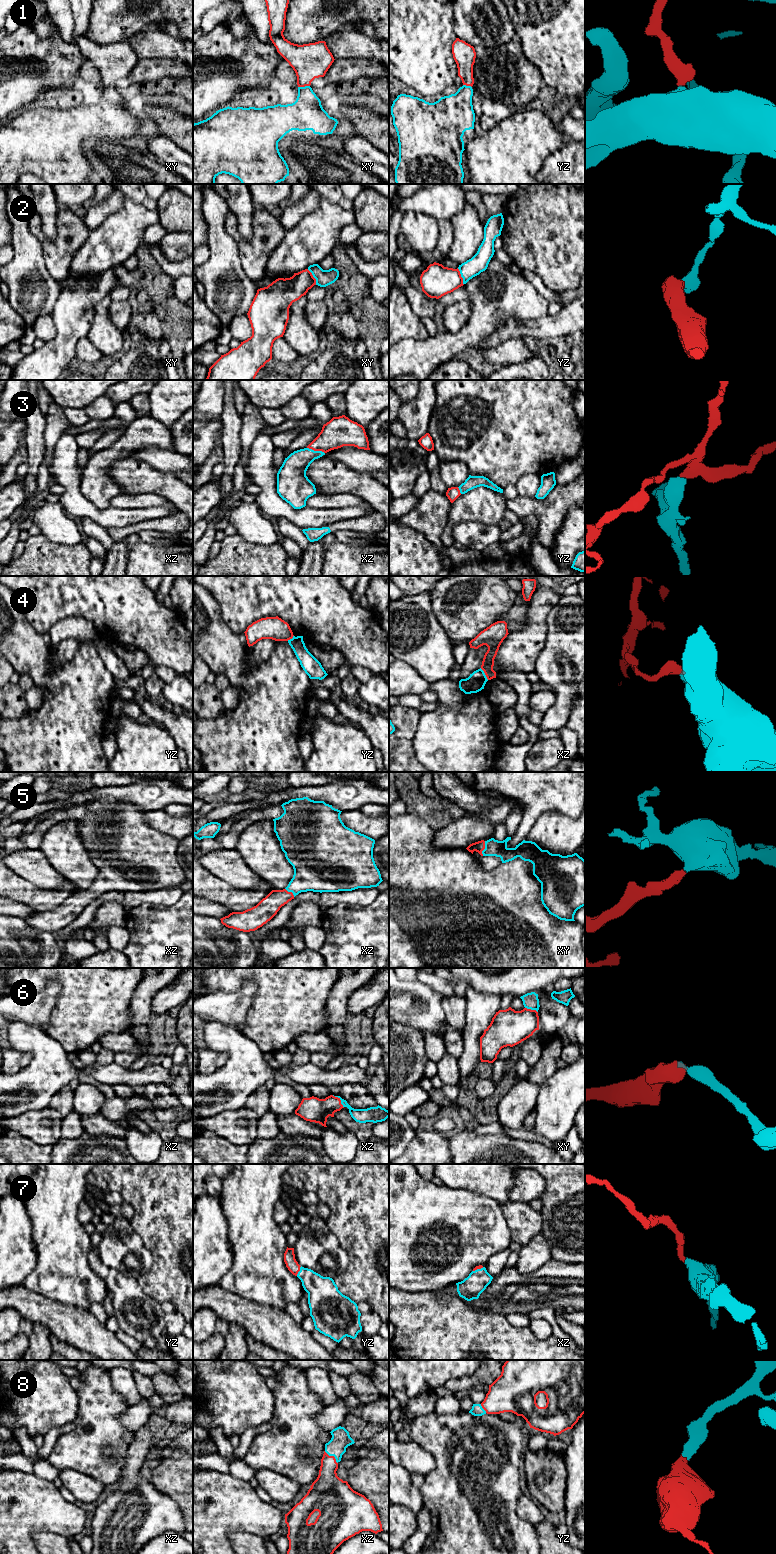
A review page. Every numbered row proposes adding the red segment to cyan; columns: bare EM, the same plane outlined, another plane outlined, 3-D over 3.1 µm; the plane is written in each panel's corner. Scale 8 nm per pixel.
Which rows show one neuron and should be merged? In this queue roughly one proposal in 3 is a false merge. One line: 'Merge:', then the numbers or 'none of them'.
Merge: 1, 3, 5, 6, 7, 8

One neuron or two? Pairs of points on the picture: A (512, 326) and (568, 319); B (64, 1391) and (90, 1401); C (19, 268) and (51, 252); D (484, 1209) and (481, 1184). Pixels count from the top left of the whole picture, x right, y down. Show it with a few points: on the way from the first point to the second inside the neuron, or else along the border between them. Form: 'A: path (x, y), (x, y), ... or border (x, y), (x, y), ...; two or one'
A: path (526, 328), (554, 326); one
B: border (76, 1390), (78, 1405), (77, 1416), (74, 1419); two
C: border (33, 234), (41, 243), (44, 264), (53, 277); two
D: border (459, 1189), (478, 1192), (496, 1200), (500, 1204); two

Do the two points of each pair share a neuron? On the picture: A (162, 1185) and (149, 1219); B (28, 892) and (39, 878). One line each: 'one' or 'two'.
A: one
B: two

